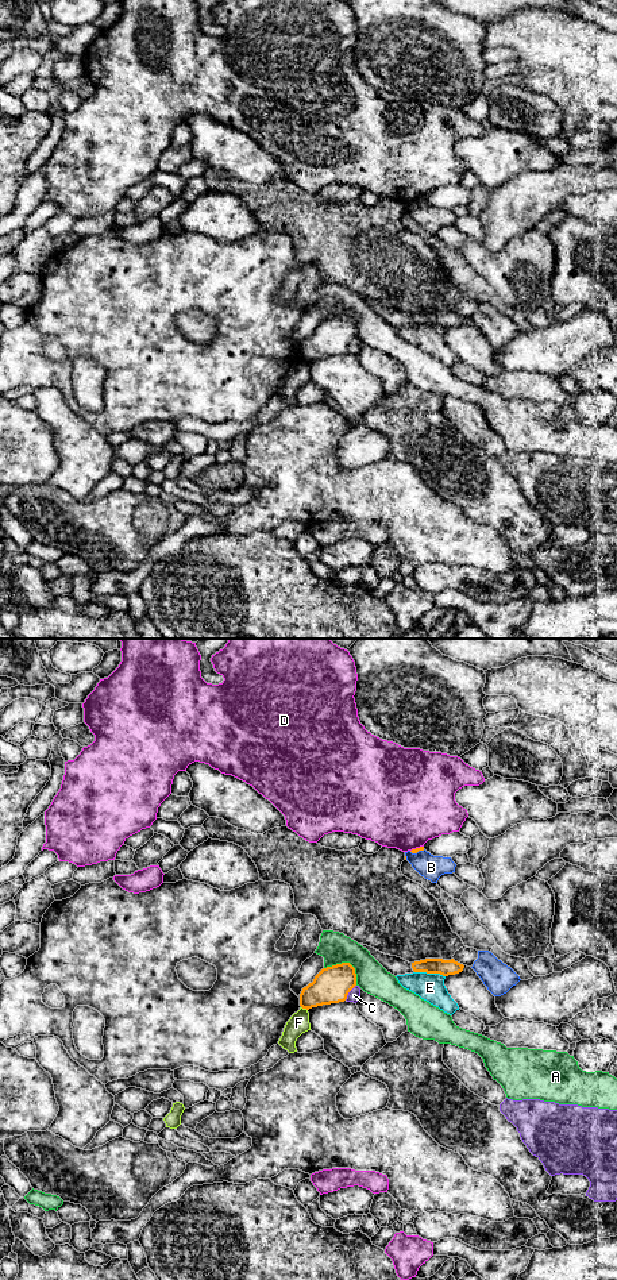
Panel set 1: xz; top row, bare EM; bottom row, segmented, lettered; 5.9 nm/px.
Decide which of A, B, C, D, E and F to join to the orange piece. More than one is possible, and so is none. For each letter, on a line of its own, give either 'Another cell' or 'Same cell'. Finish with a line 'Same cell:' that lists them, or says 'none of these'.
A: Another cell
B: Another cell
C: Another cell
D: Another cell
E: Another cell
F: Another cell
Same cell: none of these

